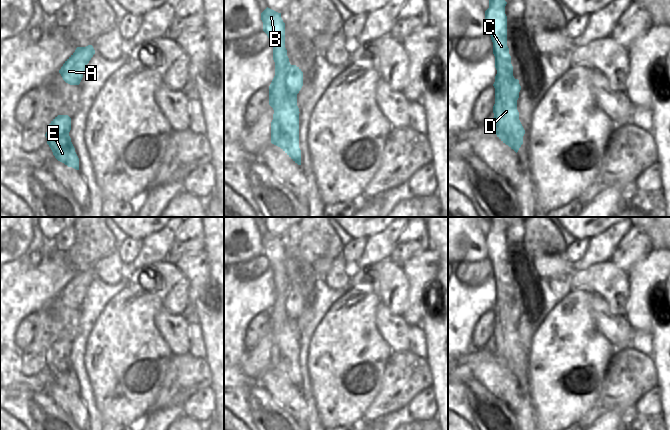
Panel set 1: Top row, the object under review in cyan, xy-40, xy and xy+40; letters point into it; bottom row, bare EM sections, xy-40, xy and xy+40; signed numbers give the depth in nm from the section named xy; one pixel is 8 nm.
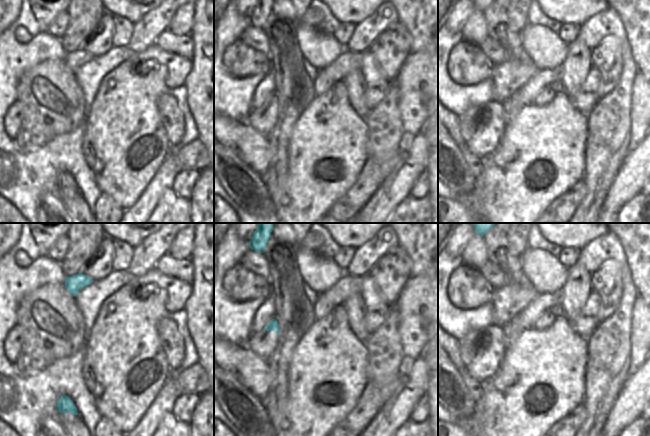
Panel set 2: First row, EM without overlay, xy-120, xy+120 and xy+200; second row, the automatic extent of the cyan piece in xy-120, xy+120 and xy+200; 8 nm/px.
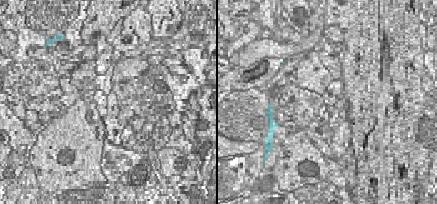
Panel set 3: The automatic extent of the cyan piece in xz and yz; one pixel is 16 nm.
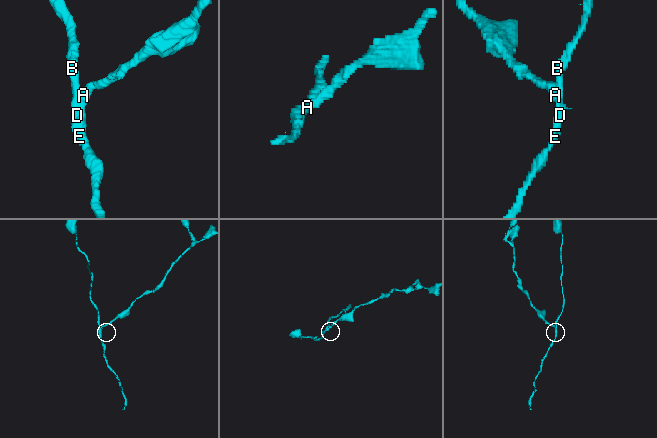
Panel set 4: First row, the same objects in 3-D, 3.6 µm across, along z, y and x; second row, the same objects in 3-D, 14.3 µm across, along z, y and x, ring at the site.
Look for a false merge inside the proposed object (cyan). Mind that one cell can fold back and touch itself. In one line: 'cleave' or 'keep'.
cleave

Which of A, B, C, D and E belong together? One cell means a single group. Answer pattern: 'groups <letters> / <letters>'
groups A / B C D E

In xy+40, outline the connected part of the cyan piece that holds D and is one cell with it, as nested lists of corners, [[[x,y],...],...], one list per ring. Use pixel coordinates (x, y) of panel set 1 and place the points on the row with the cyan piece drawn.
[[[489,0],[489,8],[485,11],[485,20],[487,22],[487,33],[491,36],[493,42],[493,54],[495,56],[495,68],[497,74],[493,84],[495,88],[495,104],[493,106],[493,130],[497,137],[516,153],[523,144],[523,136],[525,130],[519,120],[519,112],[517,110],[516,95],[513,90],[513,66],[511,64],[511,56],[507,46],[507,16],[505,14],[505,0]]]

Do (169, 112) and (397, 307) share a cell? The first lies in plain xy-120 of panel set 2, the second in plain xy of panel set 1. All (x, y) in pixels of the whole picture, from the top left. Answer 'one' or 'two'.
two

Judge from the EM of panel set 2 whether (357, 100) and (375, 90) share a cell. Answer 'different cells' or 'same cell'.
different cells

